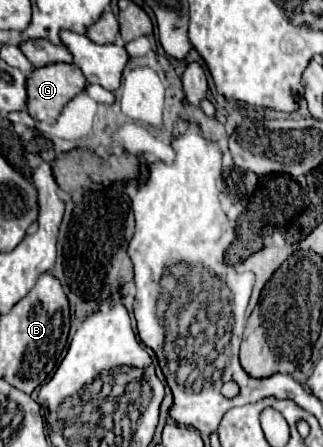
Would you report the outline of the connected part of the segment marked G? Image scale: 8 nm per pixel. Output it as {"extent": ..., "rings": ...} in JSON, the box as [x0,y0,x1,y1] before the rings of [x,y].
{"extent":[27,63,85,125],"rings":[[[71,63],[35,67],[27,77],[27,113],[33,119],[53,125],[61,107],[85,89],[83,73]]]}

